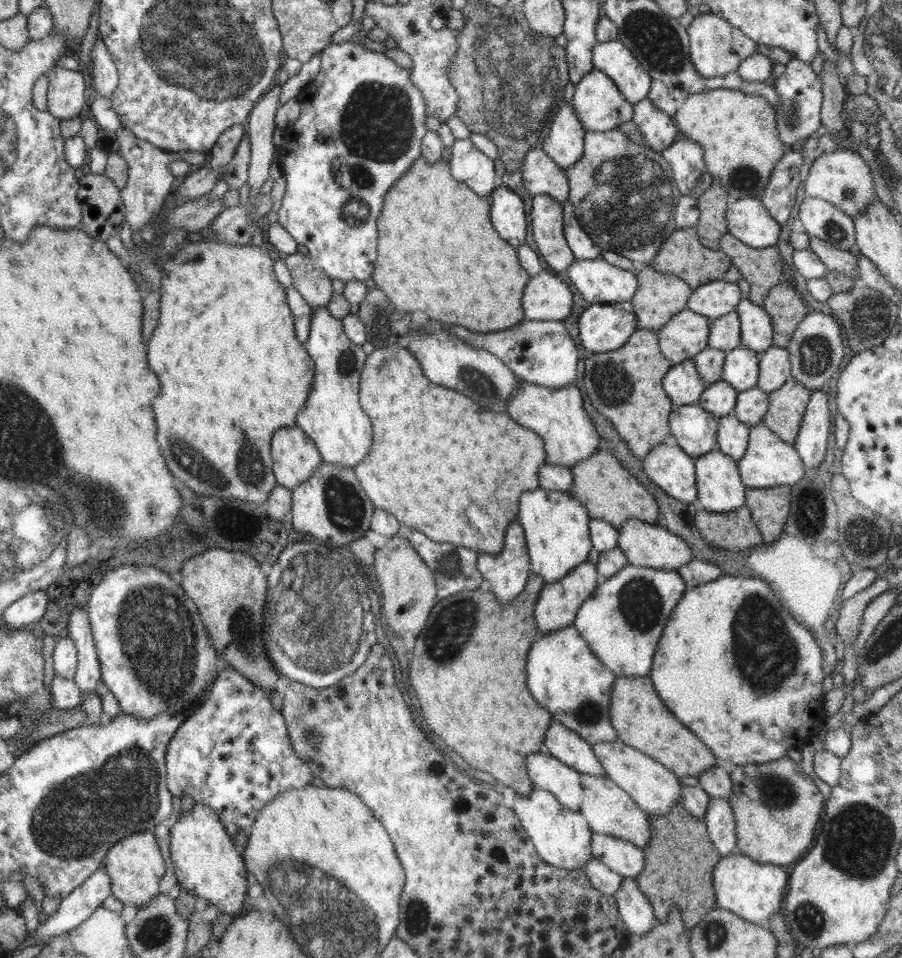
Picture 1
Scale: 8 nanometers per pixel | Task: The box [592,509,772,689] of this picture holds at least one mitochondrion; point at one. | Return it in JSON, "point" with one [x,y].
{"point":[640,601]}

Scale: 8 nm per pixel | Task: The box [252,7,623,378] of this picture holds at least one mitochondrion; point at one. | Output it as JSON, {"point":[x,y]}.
{"point":[520,76]}

